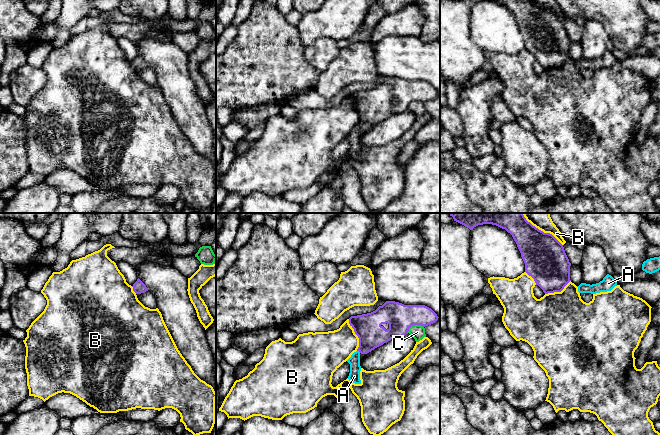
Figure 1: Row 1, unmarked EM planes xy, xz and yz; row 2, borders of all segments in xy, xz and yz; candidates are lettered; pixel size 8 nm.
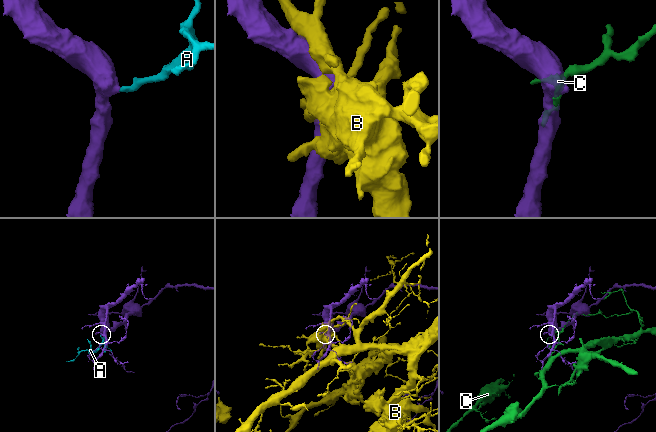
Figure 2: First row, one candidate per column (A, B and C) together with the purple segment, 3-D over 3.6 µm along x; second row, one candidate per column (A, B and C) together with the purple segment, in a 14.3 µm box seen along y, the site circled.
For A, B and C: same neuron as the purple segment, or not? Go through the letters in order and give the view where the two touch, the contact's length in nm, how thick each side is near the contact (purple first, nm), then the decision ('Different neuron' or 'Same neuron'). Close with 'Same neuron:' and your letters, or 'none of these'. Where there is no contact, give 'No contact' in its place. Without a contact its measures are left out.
A: Touches purple in xz. Shared border 40 nm. Thickness 220 nm (purple) against 100 nm. Same neuron
B: Touches purple in xz. Shared border 260 nm. Thickness 220 nm (purple) against 300 nm. Different neuron
C: Touches purple in xz. Shared border 140 nm. Thickness 220 nm (purple) against 110 nm. Different neuron
Same neuron: A

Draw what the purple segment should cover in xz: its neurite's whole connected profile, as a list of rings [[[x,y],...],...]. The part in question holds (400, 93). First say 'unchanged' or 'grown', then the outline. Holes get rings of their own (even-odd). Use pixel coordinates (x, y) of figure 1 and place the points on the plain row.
grown | [[[386,77],[371,89],[351,92],[349,100],[359,114],[359,123],[347,136],[350,140],[349,157],[361,160],[361,130],[367,130],[393,114],[405,112],[411,102],[425,103],[435,99],[438,94],[425,81],[404,81],[395,77]]]

